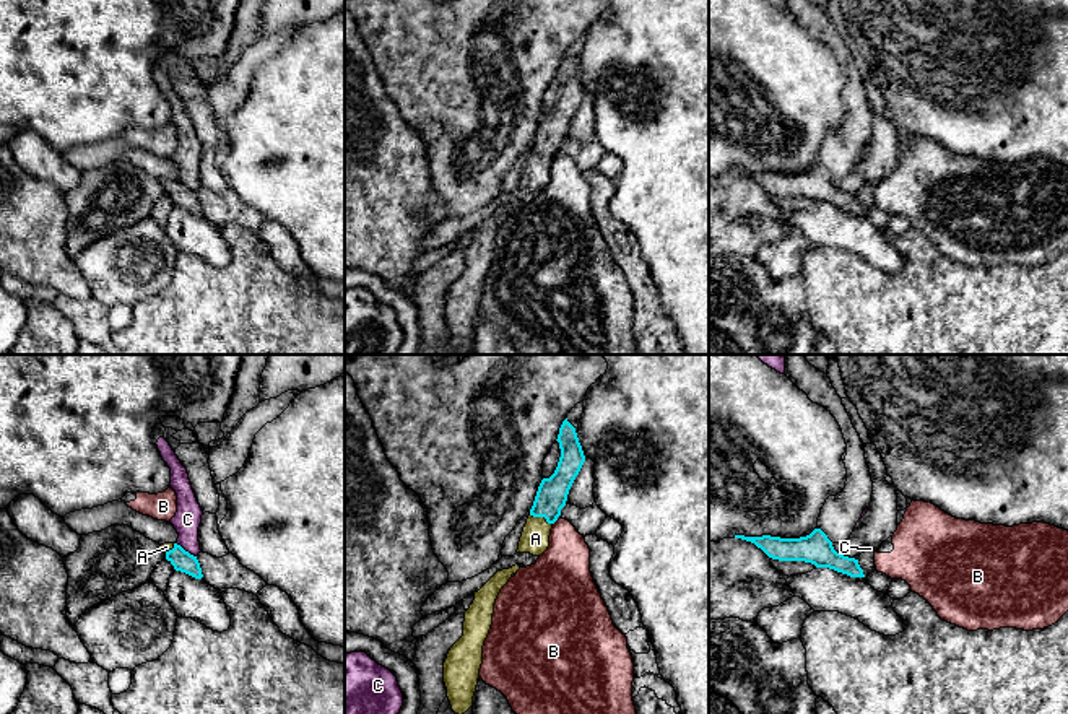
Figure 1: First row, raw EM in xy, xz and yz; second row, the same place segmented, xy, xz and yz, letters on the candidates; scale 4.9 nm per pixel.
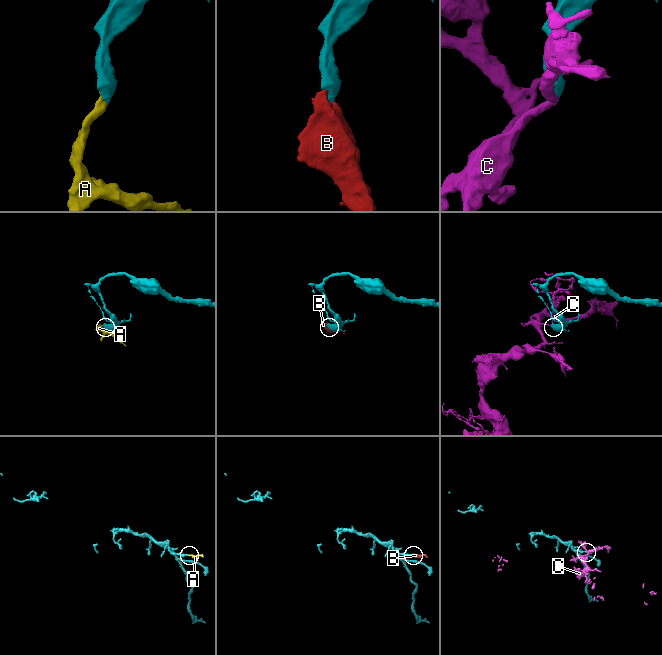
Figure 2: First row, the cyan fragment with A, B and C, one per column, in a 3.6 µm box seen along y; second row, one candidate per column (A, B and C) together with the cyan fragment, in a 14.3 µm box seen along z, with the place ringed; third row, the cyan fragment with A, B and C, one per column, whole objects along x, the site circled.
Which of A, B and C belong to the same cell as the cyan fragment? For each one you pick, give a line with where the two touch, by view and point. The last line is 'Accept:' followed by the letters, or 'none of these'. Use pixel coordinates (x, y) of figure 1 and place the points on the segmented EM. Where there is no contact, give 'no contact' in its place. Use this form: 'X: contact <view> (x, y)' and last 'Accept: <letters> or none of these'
A: contact xz (542, 516)
Accept: A

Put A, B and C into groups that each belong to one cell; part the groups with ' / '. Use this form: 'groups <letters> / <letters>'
groups A / B / C

